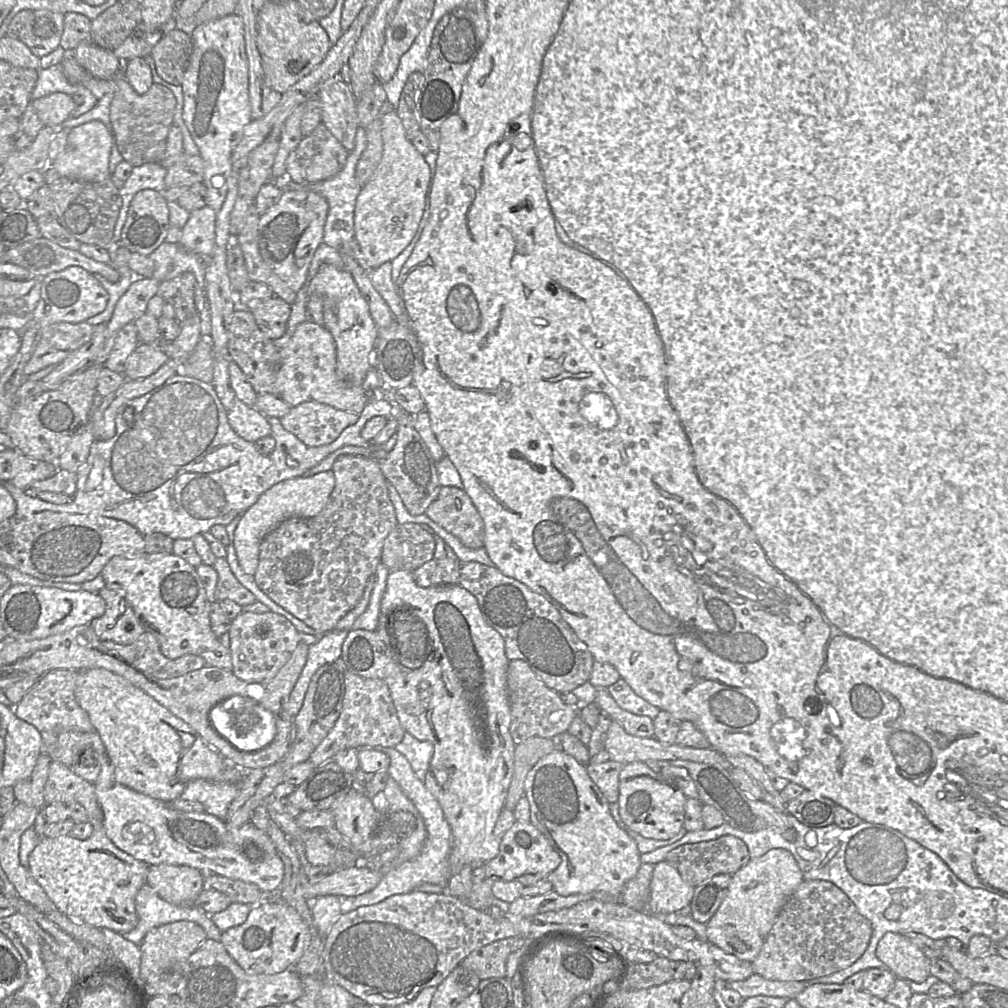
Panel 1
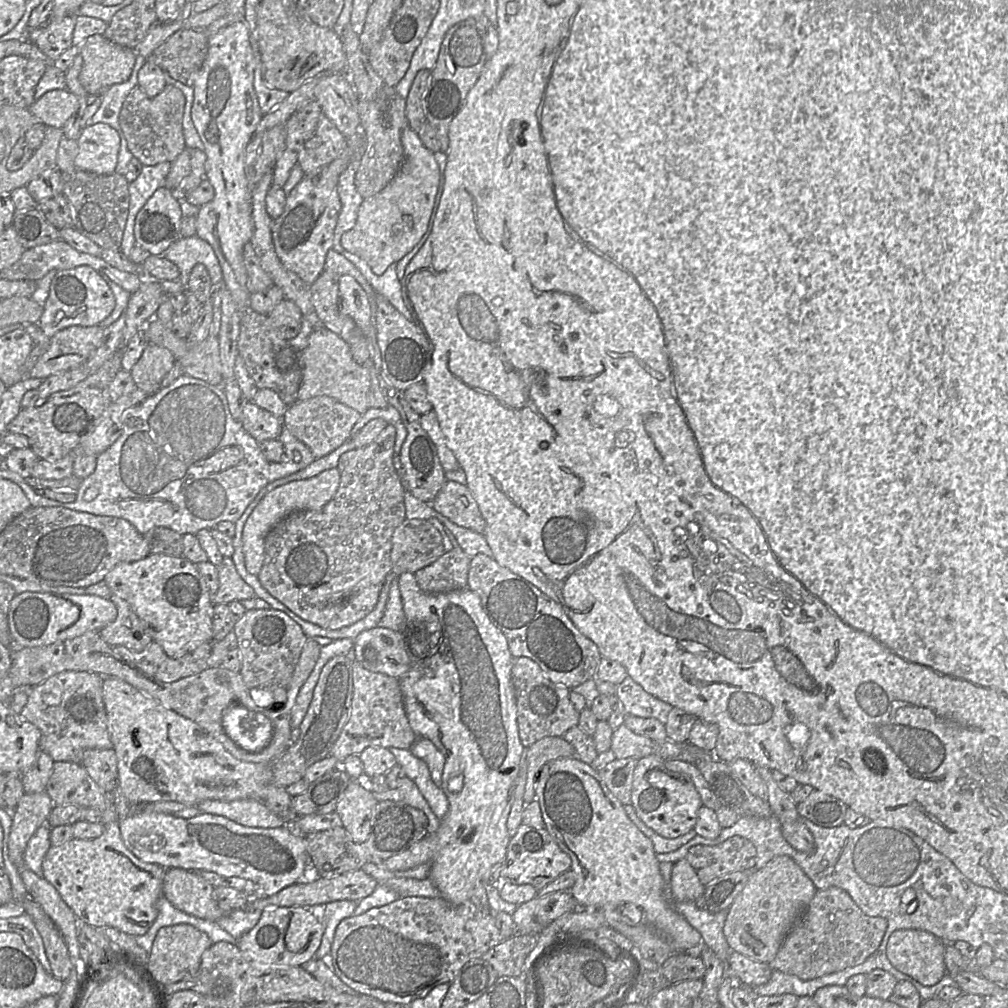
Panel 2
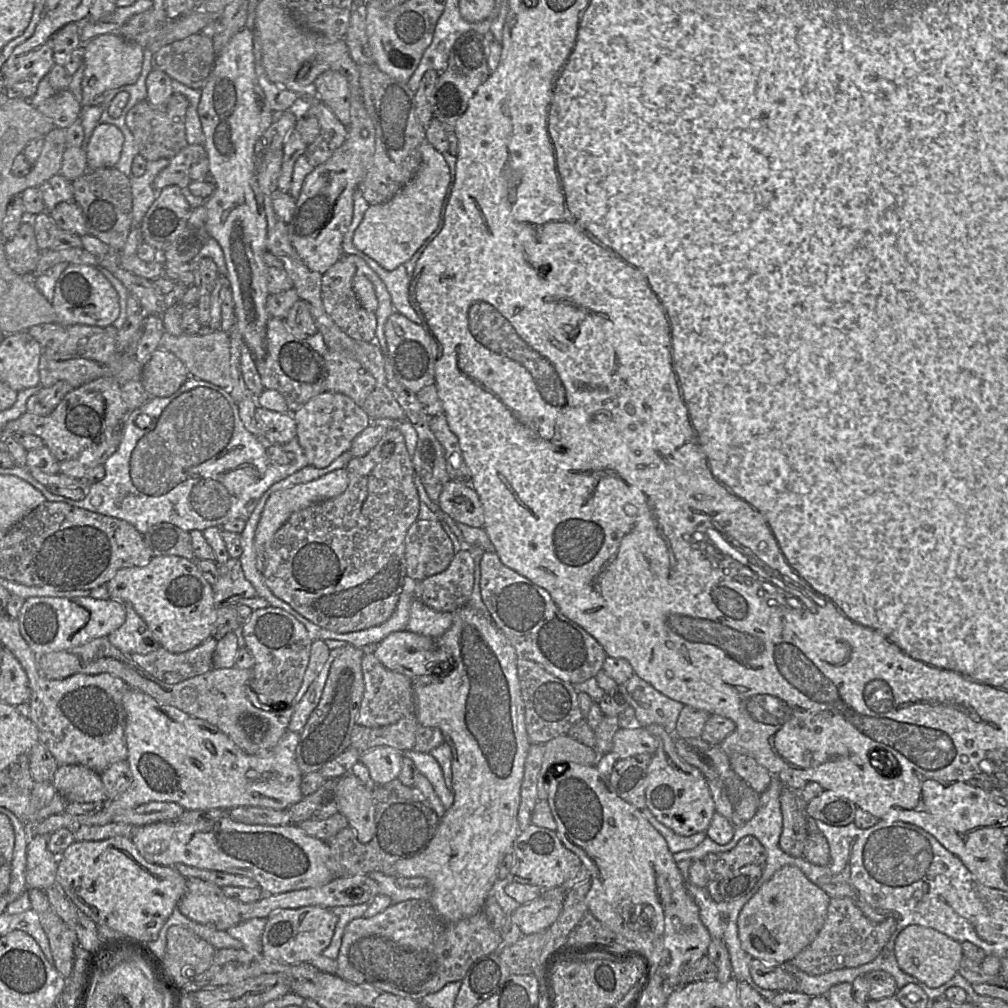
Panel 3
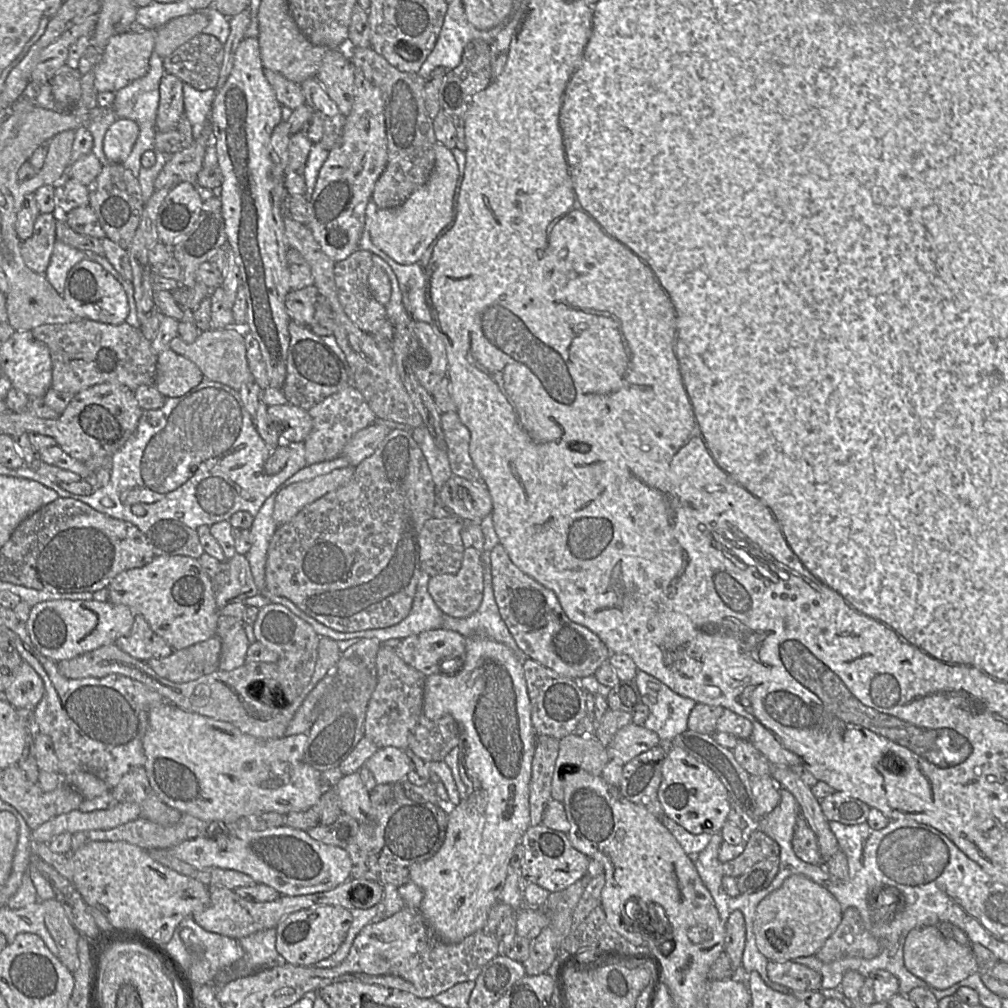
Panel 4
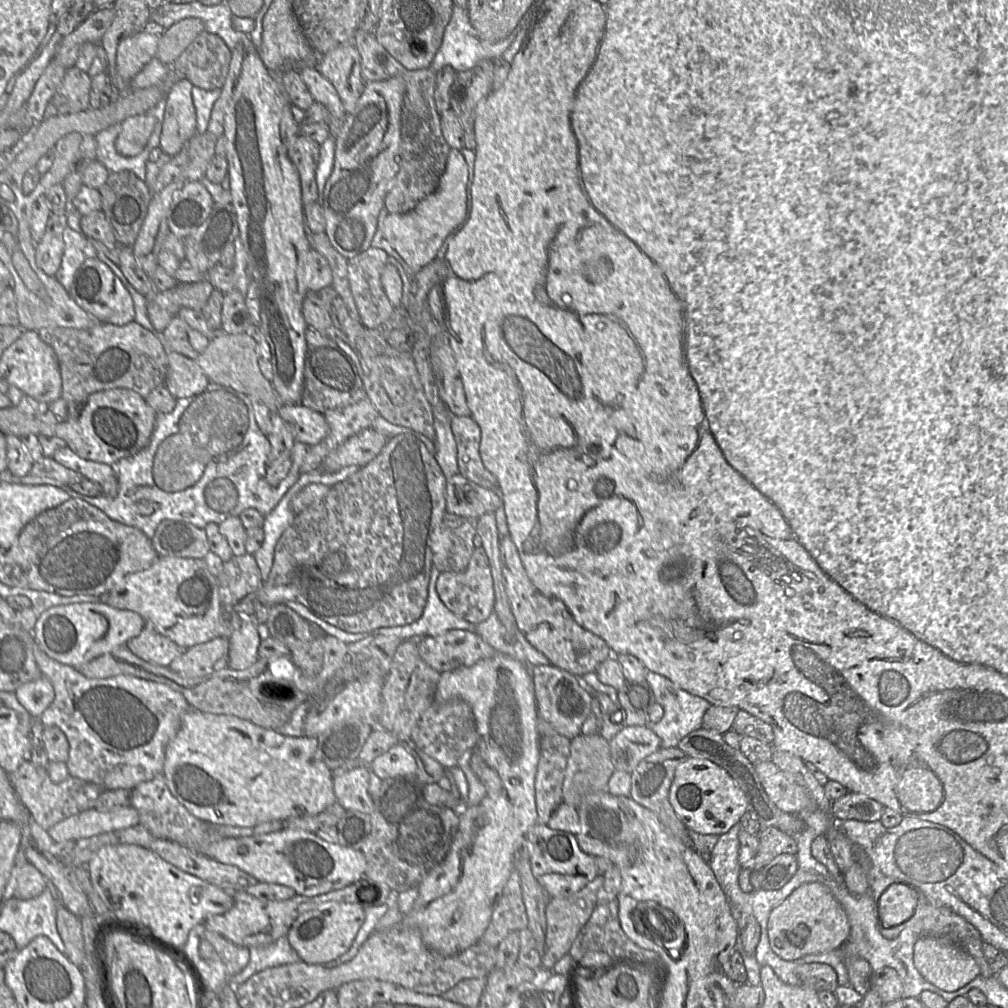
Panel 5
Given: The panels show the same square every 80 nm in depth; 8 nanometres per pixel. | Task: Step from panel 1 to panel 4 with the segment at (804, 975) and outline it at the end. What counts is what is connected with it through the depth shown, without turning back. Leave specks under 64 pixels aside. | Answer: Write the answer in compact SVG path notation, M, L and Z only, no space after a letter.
M854 907L842 911L842 919L834 933L815 954L824 963L849 957L872 959L881 952L881 944L865 927Z

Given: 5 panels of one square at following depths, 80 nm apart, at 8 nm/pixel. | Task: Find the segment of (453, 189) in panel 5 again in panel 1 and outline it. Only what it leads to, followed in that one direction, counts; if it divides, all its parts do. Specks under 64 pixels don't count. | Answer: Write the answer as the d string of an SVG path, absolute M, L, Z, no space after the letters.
M395 110L381 114L383 155L370 180L361 187L354 212L354 235L366 263L377 268L391 262L412 242L418 230L423 230L429 217L432 171L412 141L407 138L401 119Z

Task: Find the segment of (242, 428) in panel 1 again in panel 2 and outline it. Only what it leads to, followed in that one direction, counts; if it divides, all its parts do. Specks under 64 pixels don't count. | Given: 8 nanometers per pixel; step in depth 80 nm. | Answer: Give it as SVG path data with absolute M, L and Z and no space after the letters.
M246 402L239 419L242 427L259 443L279 439L285 428L282 418L278 418L253 402Z

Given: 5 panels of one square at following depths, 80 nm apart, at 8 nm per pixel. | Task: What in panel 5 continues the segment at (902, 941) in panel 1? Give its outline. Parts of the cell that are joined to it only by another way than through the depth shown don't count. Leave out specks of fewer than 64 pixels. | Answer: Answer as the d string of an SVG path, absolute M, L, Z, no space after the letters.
M936 936L917 939L913 962L927 981L948 992L966 986L981 972L974 957L951 941Z

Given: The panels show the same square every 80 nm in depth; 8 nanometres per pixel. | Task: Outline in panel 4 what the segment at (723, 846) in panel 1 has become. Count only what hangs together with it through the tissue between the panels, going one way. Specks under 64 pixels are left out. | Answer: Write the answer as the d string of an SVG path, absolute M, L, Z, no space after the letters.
M754 830L748 837L743 852L735 859L723 863L722 887L731 897L740 894L737 880L746 870L767 859L779 857L780 847L776 841L760 830Z

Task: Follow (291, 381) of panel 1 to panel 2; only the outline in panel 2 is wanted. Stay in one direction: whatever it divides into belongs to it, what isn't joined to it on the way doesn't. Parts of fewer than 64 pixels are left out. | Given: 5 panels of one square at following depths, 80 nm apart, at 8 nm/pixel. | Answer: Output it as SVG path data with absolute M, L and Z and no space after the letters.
M326 327L314 329L308 337L308 344L301 352L302 380L297 402L316 396L329 396L364 414L369 407L369 392L372 385L367 365L356 363L350 346L342 337Z

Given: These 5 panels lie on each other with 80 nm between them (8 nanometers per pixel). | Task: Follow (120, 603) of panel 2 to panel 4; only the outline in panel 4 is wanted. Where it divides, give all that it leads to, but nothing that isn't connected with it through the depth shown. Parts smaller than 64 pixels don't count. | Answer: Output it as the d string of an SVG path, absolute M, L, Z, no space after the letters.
M137 613L130 633L118 638L114 644L143 662L167 657L174 651L162 637L151 629L145 618Z

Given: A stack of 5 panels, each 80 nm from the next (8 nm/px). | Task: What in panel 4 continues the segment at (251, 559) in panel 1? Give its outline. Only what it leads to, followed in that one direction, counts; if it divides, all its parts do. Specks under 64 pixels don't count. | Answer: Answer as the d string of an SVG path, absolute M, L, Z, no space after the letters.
M350 466L282 489L275 499L273 510L275 522L278 526L286 524L306 506L346 485L353 473L354 468Z

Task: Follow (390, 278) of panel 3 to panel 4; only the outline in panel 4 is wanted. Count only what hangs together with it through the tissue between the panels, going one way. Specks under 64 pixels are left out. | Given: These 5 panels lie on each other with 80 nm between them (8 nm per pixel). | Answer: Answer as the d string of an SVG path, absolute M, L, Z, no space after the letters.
M363 232L359 247L368 250L389 265L395 274L405 310L411 318L419 322L427 322L425 318L425 273L434 246L430 246L422 258L409 265L400 265L389 258L383 251L377 248L370 239L368 232Z

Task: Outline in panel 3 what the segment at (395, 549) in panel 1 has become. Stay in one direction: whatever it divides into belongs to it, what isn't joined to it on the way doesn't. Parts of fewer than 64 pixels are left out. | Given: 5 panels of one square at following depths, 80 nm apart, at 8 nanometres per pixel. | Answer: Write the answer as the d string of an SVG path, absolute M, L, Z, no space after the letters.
M417 520L405 538L407 576L417 582L445 571L455 555L453 542L439 521Z

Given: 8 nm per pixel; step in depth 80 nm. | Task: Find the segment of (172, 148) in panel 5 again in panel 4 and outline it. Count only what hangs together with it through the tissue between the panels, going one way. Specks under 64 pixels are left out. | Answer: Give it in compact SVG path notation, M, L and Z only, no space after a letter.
M166 73L161 78L156 119L158 131L165 132L173 129L185 116L183 86L184 83L174 75Z

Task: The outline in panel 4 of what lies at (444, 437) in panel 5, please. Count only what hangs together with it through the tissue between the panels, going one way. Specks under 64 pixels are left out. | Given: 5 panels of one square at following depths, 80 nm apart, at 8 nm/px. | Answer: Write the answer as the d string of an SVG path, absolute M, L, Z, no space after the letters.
M423 426L415 427L415 429L409 432L422 448L428 461L437 491L440 492L445 482L453 475L447 449L443 450L438 448L434 440L429 436L427 429Z

